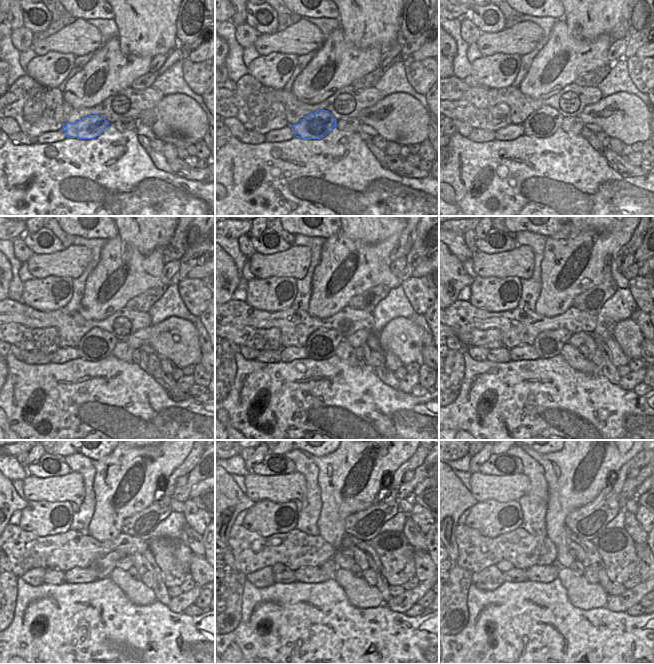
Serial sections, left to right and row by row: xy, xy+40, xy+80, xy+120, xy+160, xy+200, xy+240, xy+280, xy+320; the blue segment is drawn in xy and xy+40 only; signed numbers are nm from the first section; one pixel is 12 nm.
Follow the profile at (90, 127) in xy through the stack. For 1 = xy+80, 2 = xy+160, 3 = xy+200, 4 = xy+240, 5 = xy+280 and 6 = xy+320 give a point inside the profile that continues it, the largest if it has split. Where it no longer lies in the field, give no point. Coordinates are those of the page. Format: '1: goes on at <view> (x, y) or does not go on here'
1: goes on at xy+80 (543, 122)
2: goes on at xy+160 (322, 343)
3: goes on at xy+200 (548, 343)
4: goes on at xy+240 (103, 566)
5: goes on at xy+280 (329, 567)
6: goes on at xy+320 (572, 552)

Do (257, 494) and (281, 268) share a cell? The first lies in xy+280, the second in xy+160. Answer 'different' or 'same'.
same

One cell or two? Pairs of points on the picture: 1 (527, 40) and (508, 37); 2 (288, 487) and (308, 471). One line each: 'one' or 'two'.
1: one
2: two

